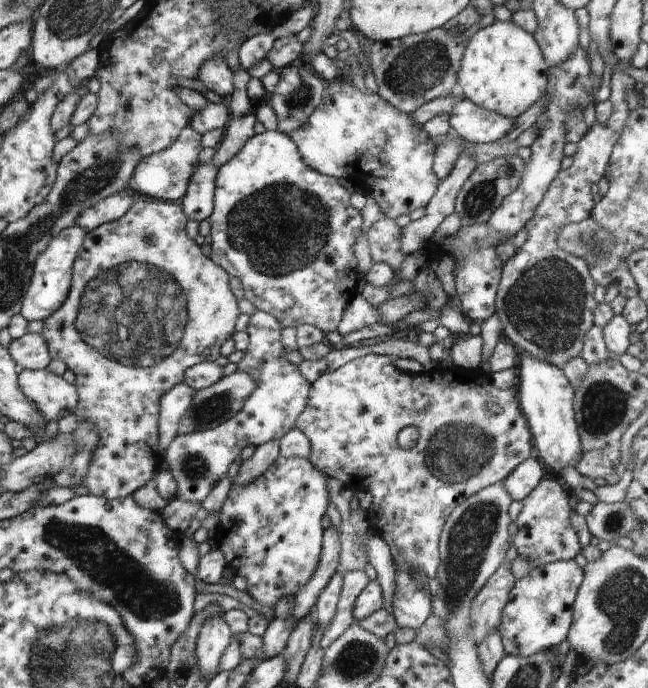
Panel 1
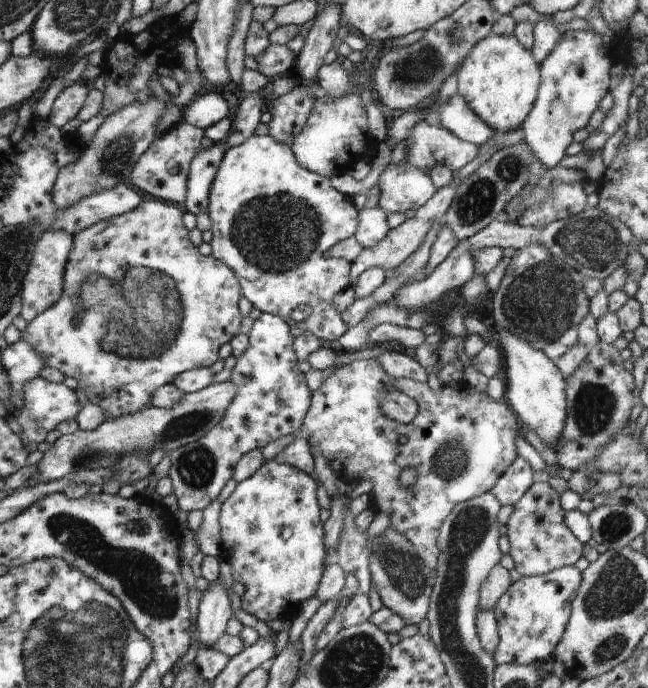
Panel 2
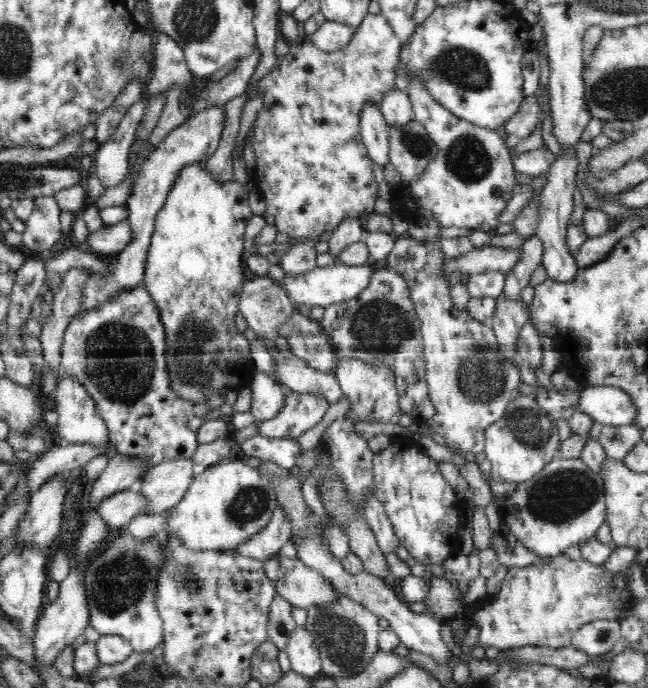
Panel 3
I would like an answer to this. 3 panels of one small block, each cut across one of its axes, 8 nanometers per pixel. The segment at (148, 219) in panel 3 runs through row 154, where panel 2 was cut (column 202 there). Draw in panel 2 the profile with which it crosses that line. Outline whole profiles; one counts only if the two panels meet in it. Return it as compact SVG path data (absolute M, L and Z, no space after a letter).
M213 143L209 148L202 149L191 160L187 178L187 195L182 208L194 216L208 213L210 185L225 152L224 143Z

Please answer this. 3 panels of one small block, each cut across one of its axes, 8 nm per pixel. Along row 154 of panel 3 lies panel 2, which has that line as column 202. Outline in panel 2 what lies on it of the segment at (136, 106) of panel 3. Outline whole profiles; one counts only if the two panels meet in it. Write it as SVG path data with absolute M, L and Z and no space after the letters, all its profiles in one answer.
M207 89L202 94L199 94L183 108L183 121L202 130L216 124L222 117L228 117L228 104L221 95L221 92L214 91L213 89Z

